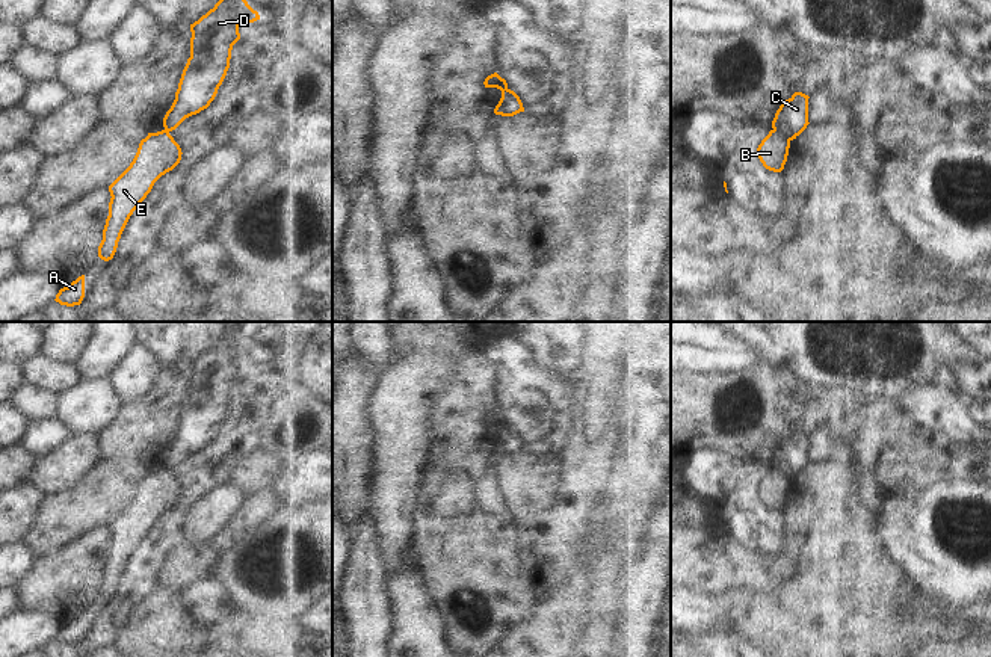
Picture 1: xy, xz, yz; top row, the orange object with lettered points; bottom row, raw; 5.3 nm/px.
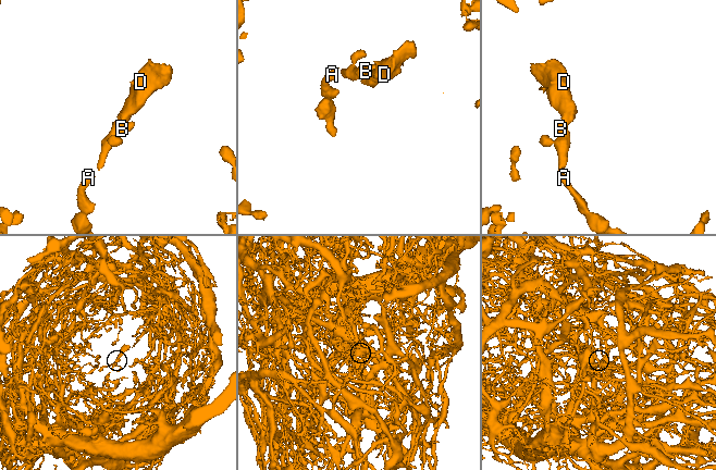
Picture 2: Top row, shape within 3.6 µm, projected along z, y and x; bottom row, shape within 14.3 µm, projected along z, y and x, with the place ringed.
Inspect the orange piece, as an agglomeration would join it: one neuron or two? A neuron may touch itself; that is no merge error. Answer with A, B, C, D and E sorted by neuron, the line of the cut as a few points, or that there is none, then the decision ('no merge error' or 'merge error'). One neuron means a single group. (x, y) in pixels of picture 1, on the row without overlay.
A B E / C D | yz (774, 467), (789, 479) | merge error

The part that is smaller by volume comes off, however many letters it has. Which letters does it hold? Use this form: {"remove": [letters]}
{"remove": ["C", "D"]}

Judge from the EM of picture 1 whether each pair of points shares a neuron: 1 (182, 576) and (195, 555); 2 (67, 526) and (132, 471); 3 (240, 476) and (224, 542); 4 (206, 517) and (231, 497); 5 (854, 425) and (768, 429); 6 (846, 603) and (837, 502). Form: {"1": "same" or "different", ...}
{"1": "same", "2": "same", "3": "different", "4": "same", "5": "same", "6": "same"}

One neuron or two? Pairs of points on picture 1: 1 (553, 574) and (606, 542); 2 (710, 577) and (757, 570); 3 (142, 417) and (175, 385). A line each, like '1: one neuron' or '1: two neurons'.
1: two neurons
2: one neuron
3: one neuron

